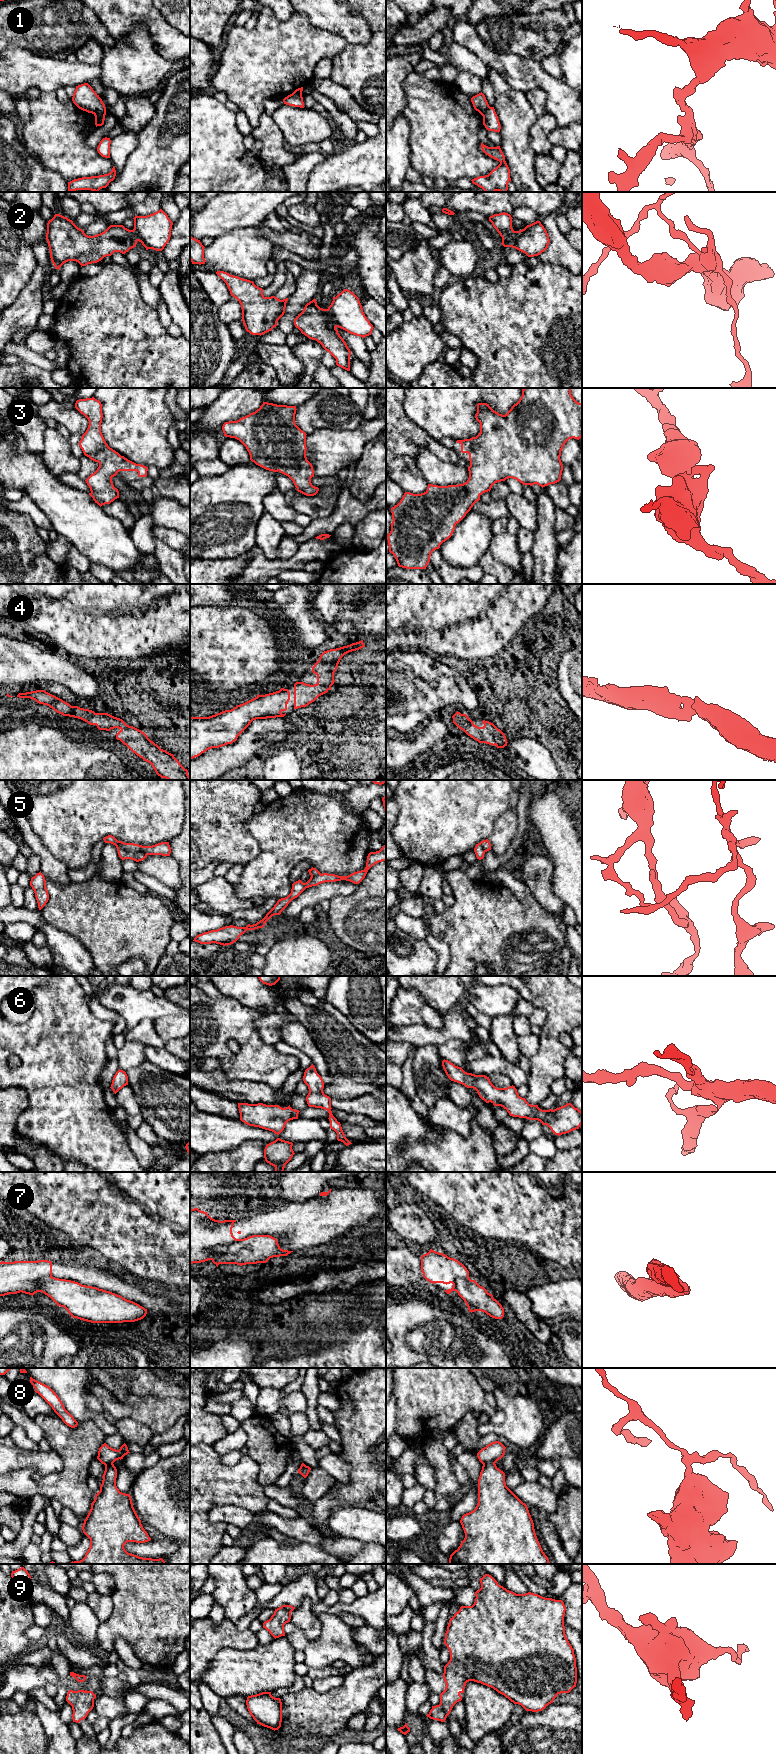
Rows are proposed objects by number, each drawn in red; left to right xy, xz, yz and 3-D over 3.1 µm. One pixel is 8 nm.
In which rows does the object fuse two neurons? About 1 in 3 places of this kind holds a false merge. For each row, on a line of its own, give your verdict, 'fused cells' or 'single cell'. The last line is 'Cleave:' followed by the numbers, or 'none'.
1: fused cells
2: fused cells
3: single cell
4: single cell
5: fused cells
6: single cell
7: fused cells
8: fused cells
9: single cell
Cleave: 1, 2, 5, 7, 8

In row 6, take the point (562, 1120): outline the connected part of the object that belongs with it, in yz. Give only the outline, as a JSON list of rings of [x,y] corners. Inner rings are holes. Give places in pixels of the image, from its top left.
[[[445,1059],[442,1061],[442,1066],[451,1081],[475,1089],[486,1103],[491,1102],[494,1106],[503,1107],[513,1117],[538,1120],[542,1125],[547,1125],[555,1135],[569,1133],[582,1125],[582,1112],[571,1103],[554,1110],[542,1110],[538,1105],[531,1105],[525,1098],[520,1097],[513,1085],[497,1088],[489,1077],[467,1073]]]

